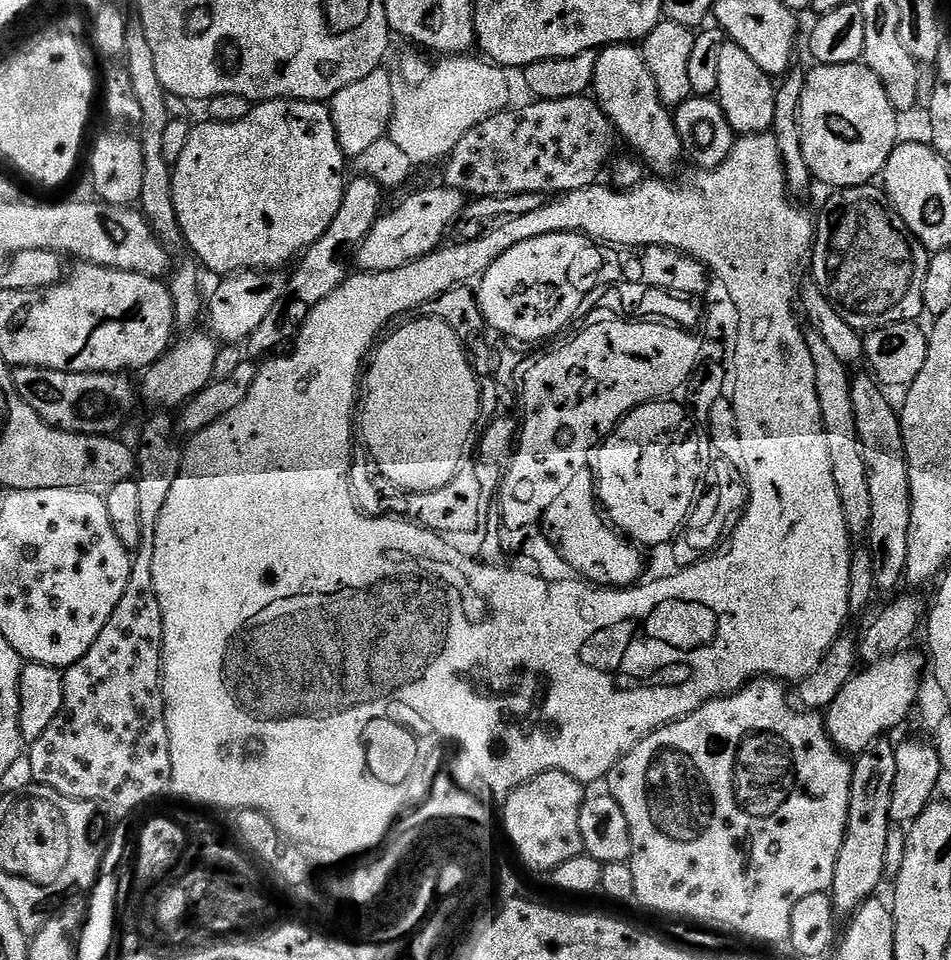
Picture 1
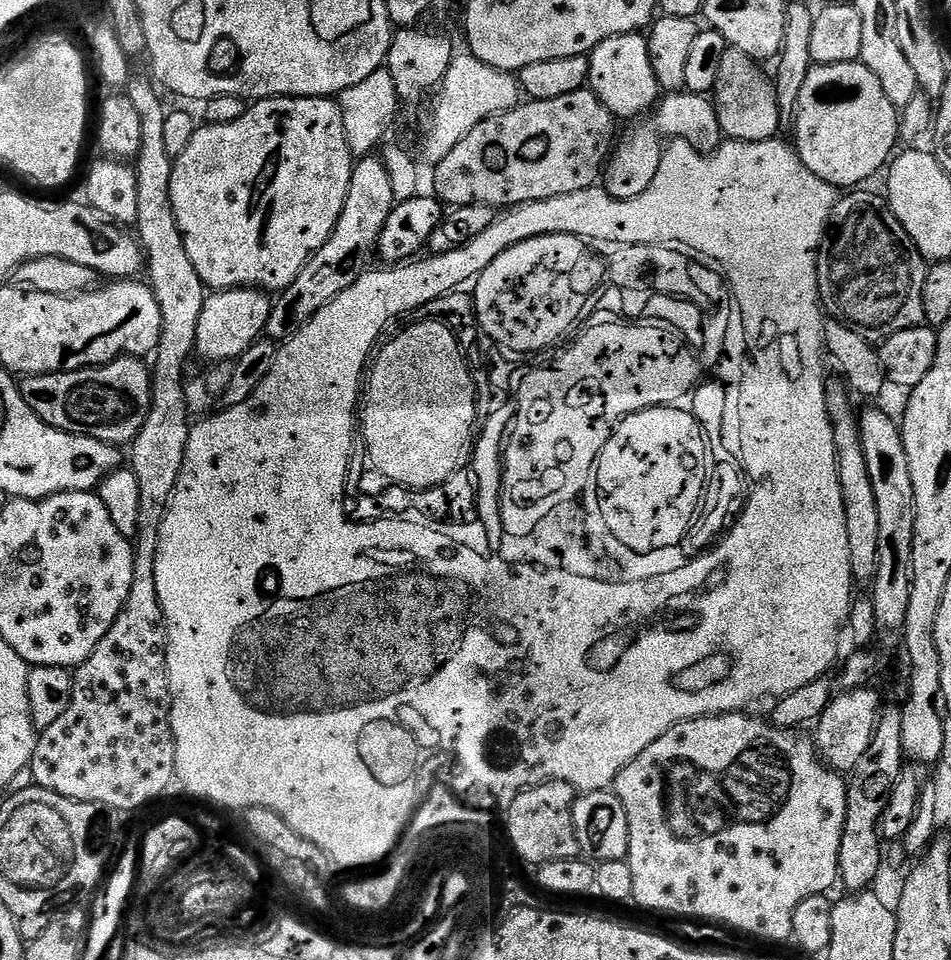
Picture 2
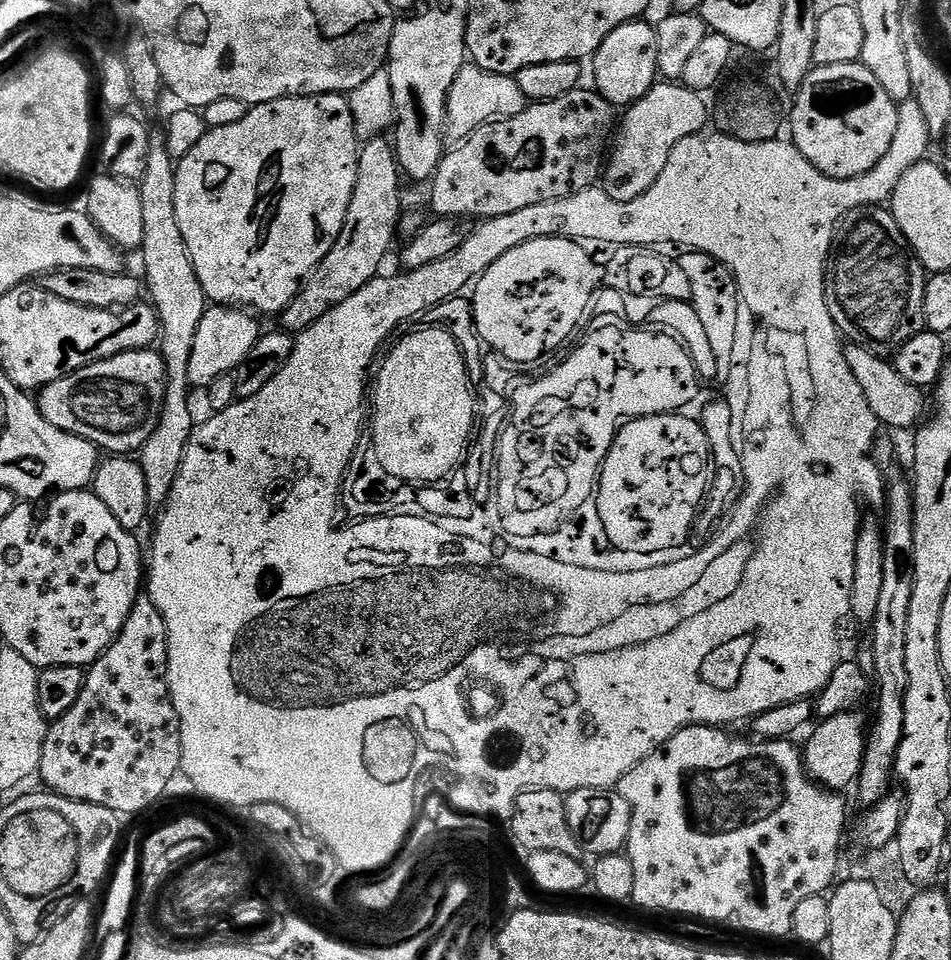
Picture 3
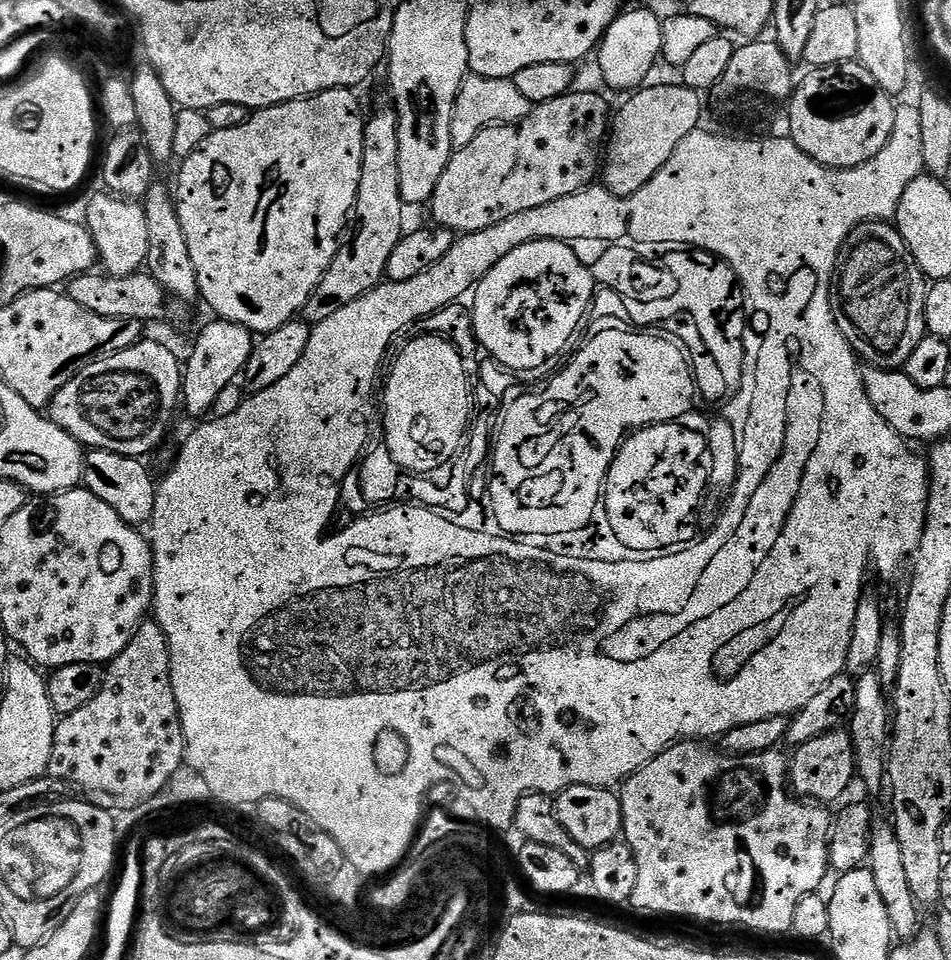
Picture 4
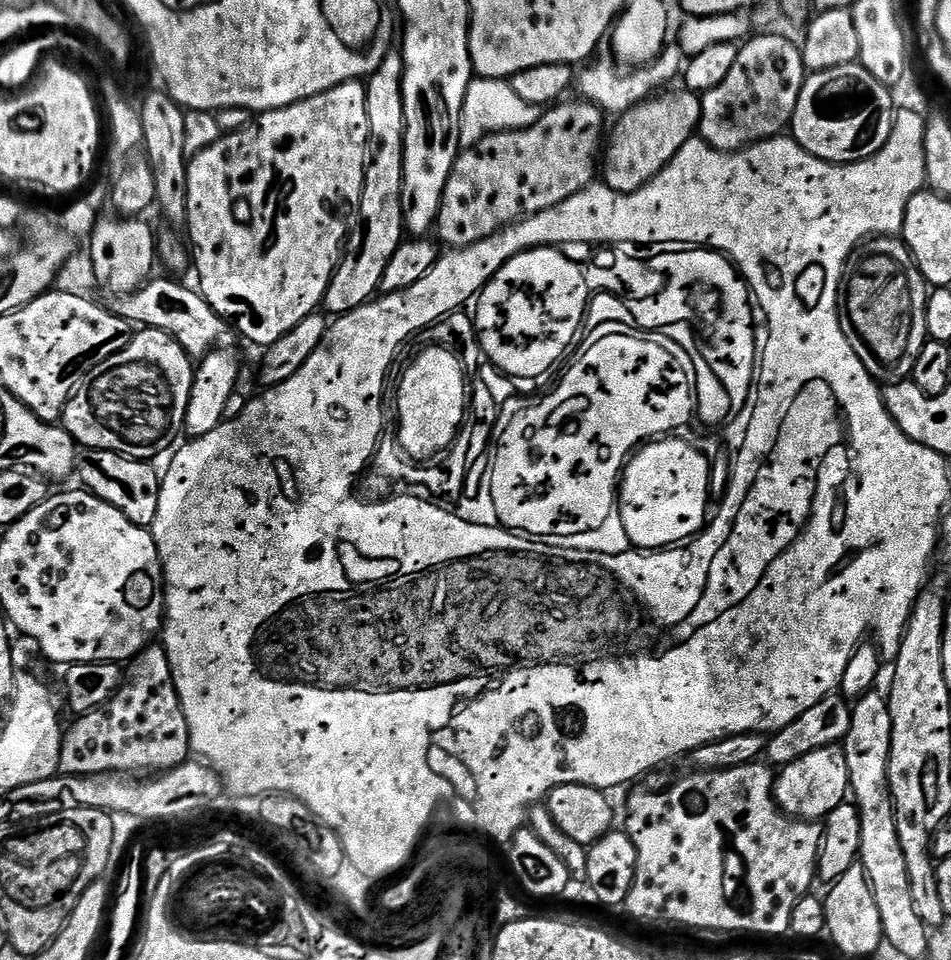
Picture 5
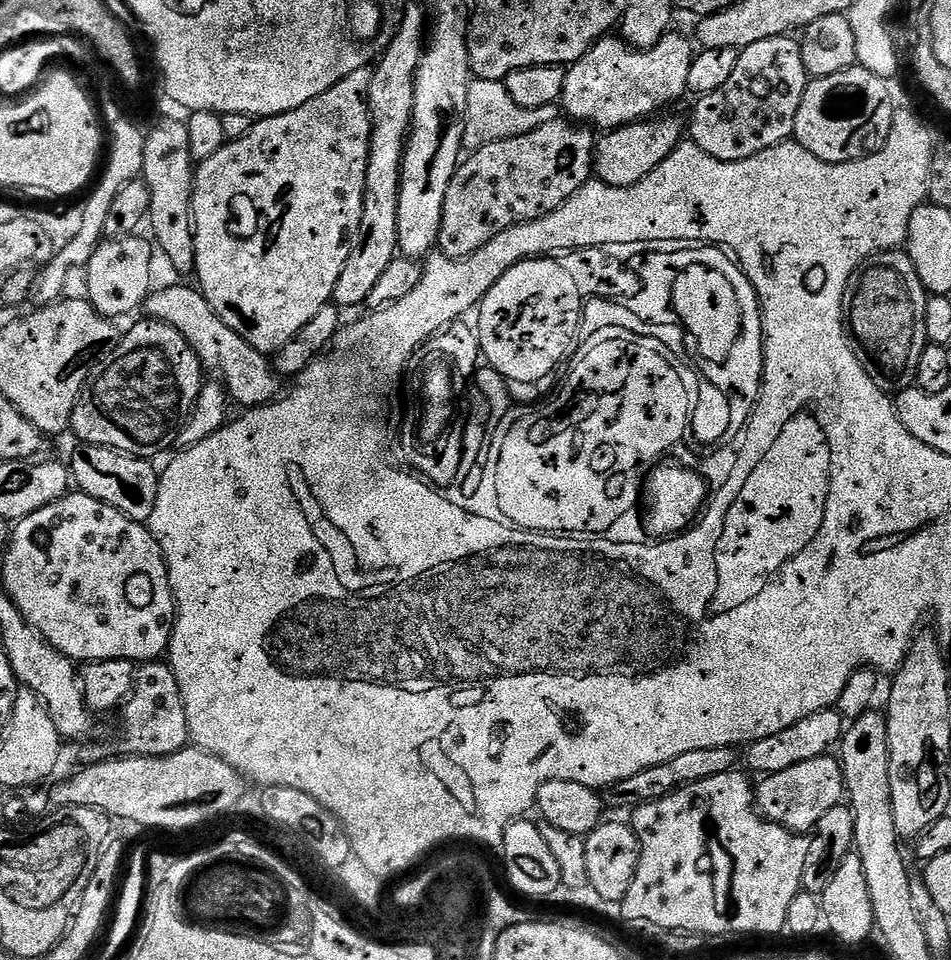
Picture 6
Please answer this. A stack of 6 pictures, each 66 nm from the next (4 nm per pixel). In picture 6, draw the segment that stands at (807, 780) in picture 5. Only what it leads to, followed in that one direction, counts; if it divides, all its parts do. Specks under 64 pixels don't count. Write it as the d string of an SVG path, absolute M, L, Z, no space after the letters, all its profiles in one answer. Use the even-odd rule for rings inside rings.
M835 755L810 758L810 762L798 762L798 766L790 766L790 770L782 770L778 774L761 779L756 793L756 807L765 820L791 832L808 834L815 829L822 814L834 810L845 799L844 769Z

